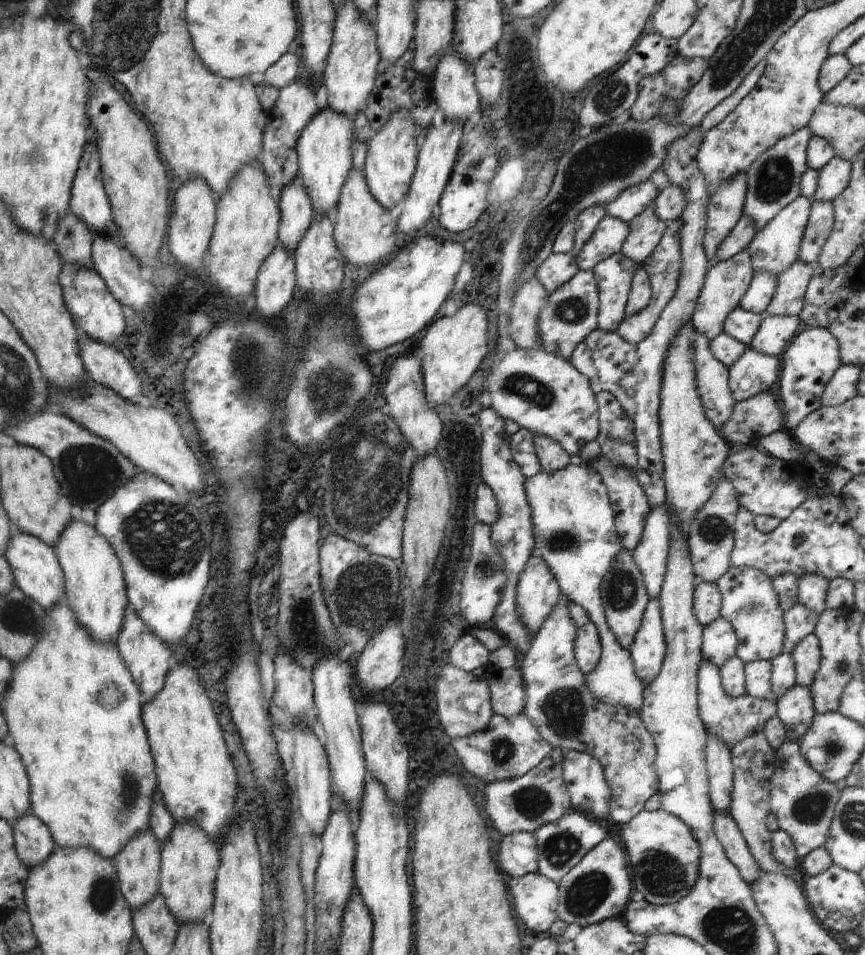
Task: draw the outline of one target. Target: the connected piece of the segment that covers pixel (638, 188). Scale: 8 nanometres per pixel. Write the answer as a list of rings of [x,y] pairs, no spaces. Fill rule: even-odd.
[[[650,179],[632,185],[605,206],[605,214],[628,223],[636,218],[646,206],[650,206],[655,201],[659,195],[658,190],[658,187]]]

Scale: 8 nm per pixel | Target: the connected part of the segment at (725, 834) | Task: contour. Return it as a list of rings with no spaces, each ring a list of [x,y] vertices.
[[[714,810],[714,832],[716,832],[716,838],[720,840],[728,860],[738,868],[740,876],[749,885],[758,882],[756,878],[760,876],[760,868],[752,854],[736,821],[731,817],[729,812],[724,810]]]

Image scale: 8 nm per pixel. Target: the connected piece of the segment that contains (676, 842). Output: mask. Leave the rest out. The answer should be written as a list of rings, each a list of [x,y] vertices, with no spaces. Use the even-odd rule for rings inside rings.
[[[642,810],[620,832],[627,849],[633,890],[655,905],[673,905],[682,900],[698,880],[700,845],[690,829],[666,810]]]

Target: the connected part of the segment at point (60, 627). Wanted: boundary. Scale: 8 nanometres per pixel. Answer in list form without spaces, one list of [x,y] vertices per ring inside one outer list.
[[[65,601],[45,611],[46,630],[34,654],[14,666],[2,712],[14,748],[28,770],[30,811],[46,824],[55,844],[62,848],[86,846],[113,858],[134,834],[150,828],[150,806],[157,786],[152,749],[142,722],[140,688],[113,642],[94,642]]]

